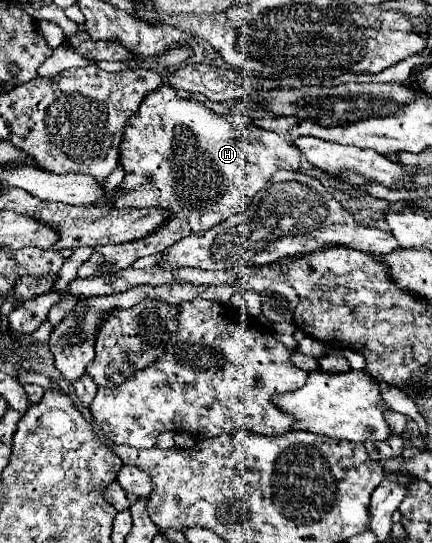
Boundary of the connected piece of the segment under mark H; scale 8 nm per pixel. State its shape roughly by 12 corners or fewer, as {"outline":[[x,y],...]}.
{"outline":[[169,85],[123,129],[117,209],[163,229],[97,247],[125,269],[247,209],[299,149]]}

